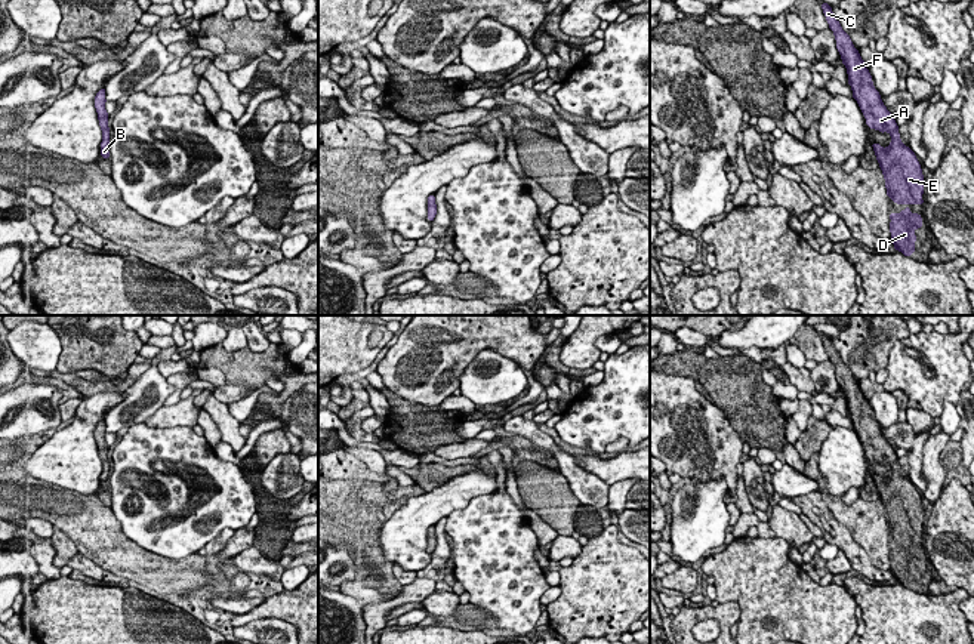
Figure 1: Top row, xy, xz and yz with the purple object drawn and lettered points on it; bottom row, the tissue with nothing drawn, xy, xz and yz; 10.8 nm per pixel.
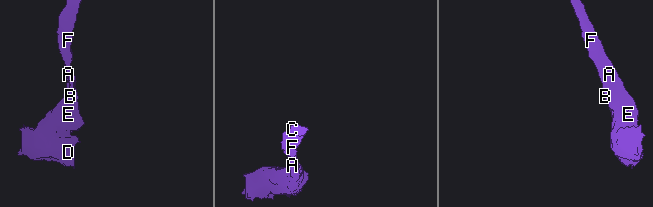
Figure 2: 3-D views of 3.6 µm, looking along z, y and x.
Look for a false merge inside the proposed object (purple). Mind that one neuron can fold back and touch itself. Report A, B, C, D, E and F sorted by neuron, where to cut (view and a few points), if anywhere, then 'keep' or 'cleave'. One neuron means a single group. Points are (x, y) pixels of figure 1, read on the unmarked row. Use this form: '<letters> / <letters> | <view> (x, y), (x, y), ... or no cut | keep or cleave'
A B C D E F | no cut | keep

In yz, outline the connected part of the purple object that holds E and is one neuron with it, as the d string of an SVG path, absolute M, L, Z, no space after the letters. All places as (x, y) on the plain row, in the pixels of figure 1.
M823 333L822 341L829 360L835 366L836 380L842 389L842 395L847 398L853 429L864 446L866 456L881 465L888 463L891 466L891 475L887 480L882 480L876 474L872 475L884 505L888 530L896 536L924 536L924 506L915 484L901 475L894 449L881 432L872 407L864 398L864 392L860 389L850 367L842 361L839 352L835 351L832 339Z

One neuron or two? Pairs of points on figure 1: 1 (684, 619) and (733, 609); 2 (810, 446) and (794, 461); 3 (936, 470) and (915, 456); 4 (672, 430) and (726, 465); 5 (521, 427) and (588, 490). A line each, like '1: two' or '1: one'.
1: one
2: two
3: two
4: one
5: one

